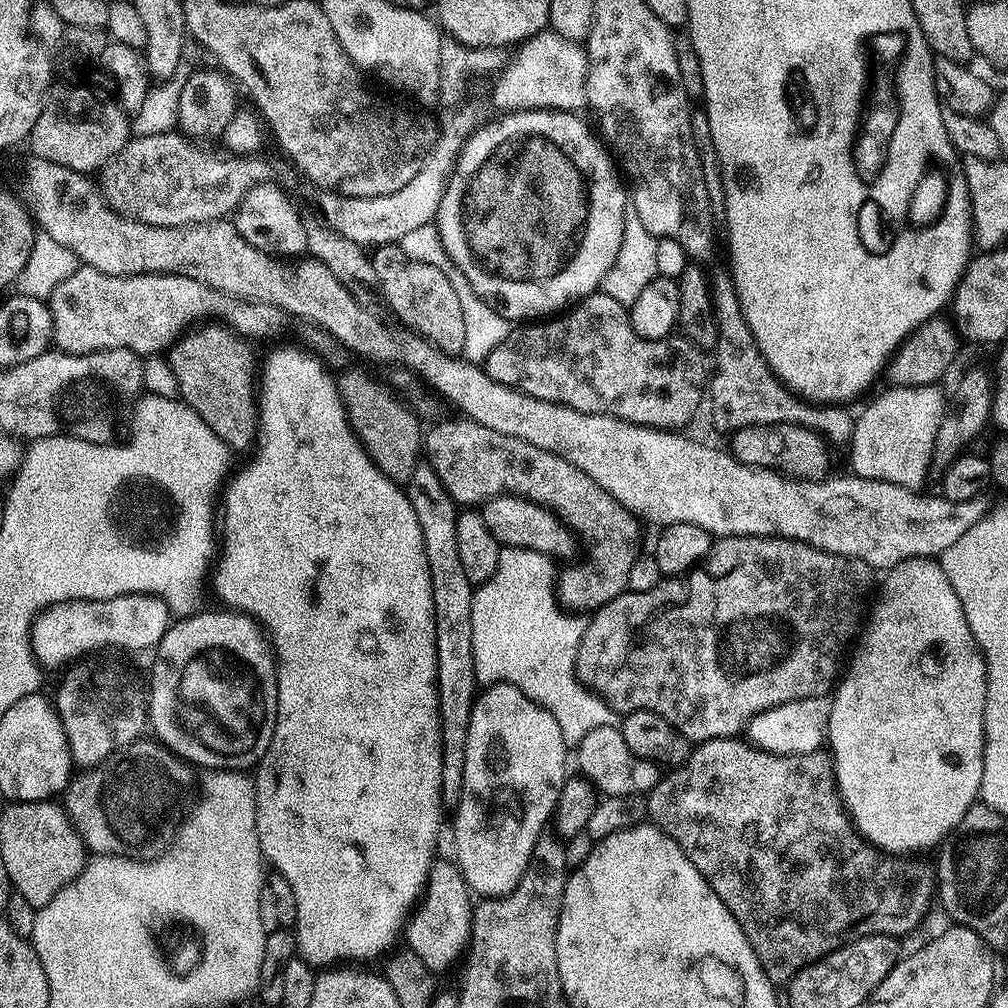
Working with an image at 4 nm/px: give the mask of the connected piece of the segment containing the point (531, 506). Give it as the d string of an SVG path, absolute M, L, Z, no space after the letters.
M490 496L479 505L478 511L482 522L486 522L486 530L490 530L490 534L494 534L494 538L505 548L525 548L555 558L557 561L567 561L567 556L575 550L576 544L578 545L573 533L552 511L522 496Z

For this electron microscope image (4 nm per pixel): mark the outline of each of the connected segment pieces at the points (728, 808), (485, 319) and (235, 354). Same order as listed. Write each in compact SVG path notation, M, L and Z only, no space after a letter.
M725 738L723 740L705 740L697 743L688 753L688 759L683 764L673 767L669 774L661 775L660 781L652 787L646 796L646 816L651 823L664 831L680 849L694 862L698 874L706 878L706 882L722 898L726 910L734 914L738 926L746 934L754 954L758 954L758 962L768 979L777 986L787 985L806 966L821 960L834 950L852 940L861 940L867 936L894 936L904 938L907 932L912 932L924 920L928 907L934 904L934 893L937 891L935 875L930 874L930 868L924 864L911 864L911 859L901 858L876 848L861 835L853 823L844 801L840 799L840 790L836 786L836 770L832 767L832 758L827 751L807 752L797 756L779 756L759 748L756 744L744 738Z
M435 223L415 227L414 230L410 230L410 234L406 234L406 238L402 238L398 243L402 250L406 250L406 254L410 254L410 258L414 258L418 262L430 262L430 266L438 266L444 271L447 280L450 281L450 287L454 289L454 294L458 298L459 305L462 306L462 323L466 330L463 359L469 360L471 364L483 365L485 358L490 354L490 350L494 350L494 346L501 344L508 336L510 321L502 314L495 312L472 289L466 274L462 274L462 270L458 270L458 266L454 266L454 262L441 246L441 238Z
M212 322L181 336L167 353L179 399L189 404L233 453L251 449L258 436L258 408L254 403L258 360L256 364L248 344L233 329Z

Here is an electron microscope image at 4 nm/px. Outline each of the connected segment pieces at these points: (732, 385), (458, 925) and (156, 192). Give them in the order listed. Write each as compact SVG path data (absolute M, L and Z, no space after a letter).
M727 271L724 272L716 272L711 273L710 276L710 291L712 294L712 317L716 319L716 346L714 349L714 355L716 355L716 368L715 364L714 367L711 369L710 372L710 379L706 385L706 396L707 399L710 401L712 400L712 420L714 423L717 424L718 427L721 428L722 431L725 432L725 434L731 434L739 430L739 428L745 428L746 426L754 426L755 424L803 424L805 428L810 428L813 430L817 430L818 432L822 433L825 437L833 438L832 436L837 436L838 439L847 441L849 437L852 435L853 430L853 421L854 416L853 413L847 412L847 407L844 406L820 406L817 407L817 405L808 402L803 405L804 412L808 417L804 418L803 414L800 412L796 412L799 410L800 407L802 407L802 401L799 396L796 395L796 393L790 391L790 389L785 388L783 384L780 383L779 378L772 373L770 370L770 366L764 359L762 358L762 354L758 350L758 346L754 342L754 336L750 334L750 326L746 326L746 318L742 314L742 310L740 309L740 303L738 302L738 294L734 290L734 282L732 281L731 275Z
M437 859L428 871L423 897L406 925L407 947L418 954L418 958L422 958L431 972L443 974L459 956L461 959L465 955L472 938L473 907L473 897L460 869L451 859Z
M176 130L129 139L127 146L99 173L98 184L105 203L118 215L133 217L150 226L186 226L231 217L254 183L249 161L223 151L203 152L199 147L203 148Z

